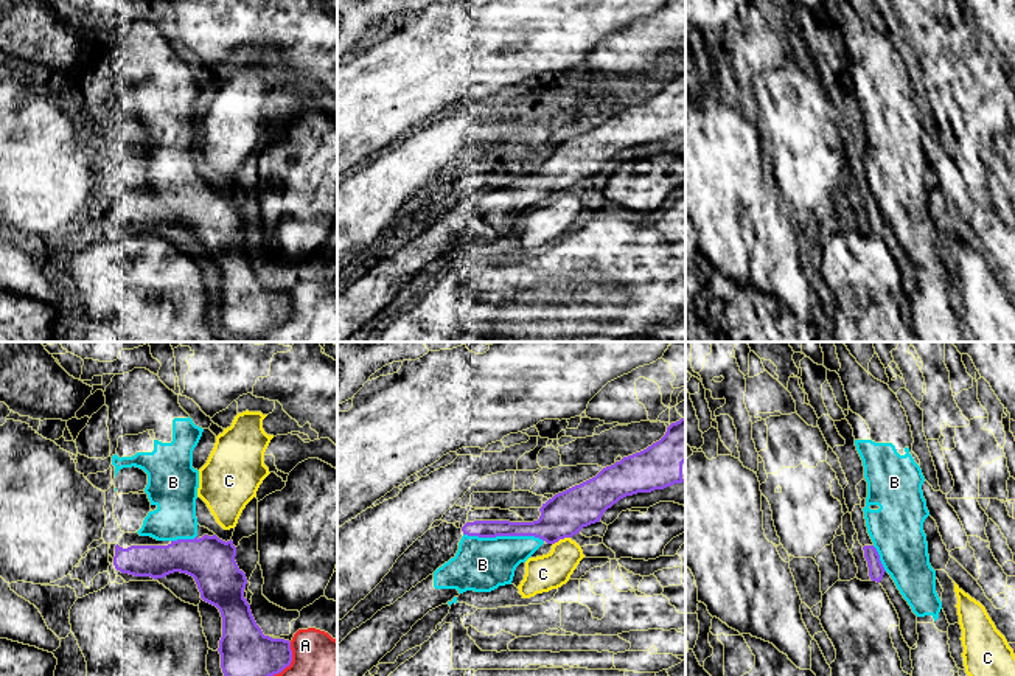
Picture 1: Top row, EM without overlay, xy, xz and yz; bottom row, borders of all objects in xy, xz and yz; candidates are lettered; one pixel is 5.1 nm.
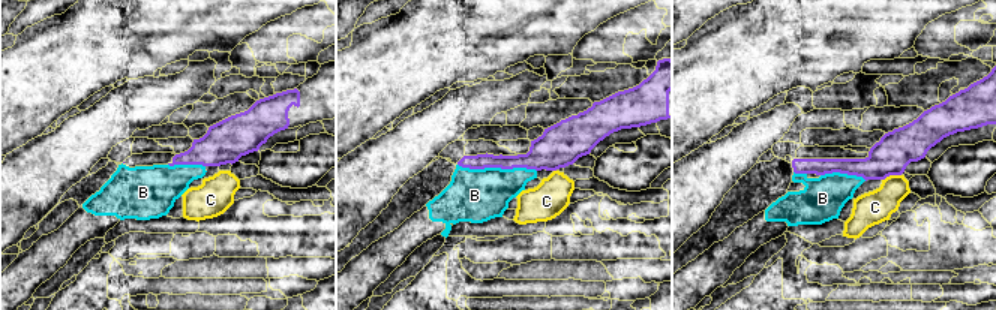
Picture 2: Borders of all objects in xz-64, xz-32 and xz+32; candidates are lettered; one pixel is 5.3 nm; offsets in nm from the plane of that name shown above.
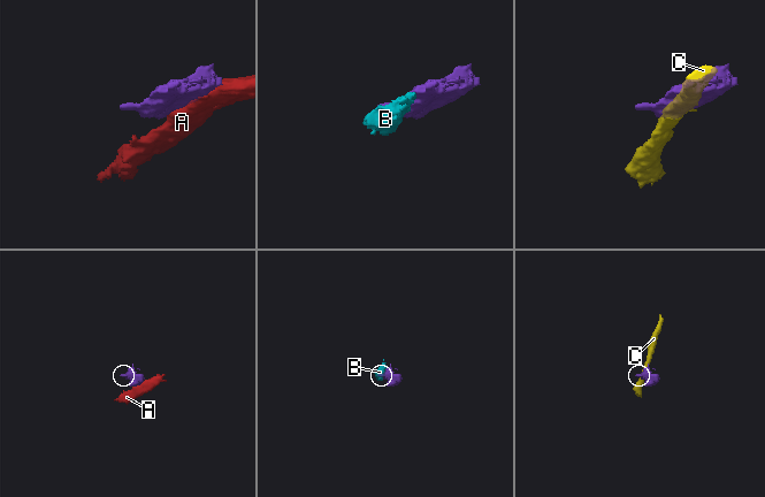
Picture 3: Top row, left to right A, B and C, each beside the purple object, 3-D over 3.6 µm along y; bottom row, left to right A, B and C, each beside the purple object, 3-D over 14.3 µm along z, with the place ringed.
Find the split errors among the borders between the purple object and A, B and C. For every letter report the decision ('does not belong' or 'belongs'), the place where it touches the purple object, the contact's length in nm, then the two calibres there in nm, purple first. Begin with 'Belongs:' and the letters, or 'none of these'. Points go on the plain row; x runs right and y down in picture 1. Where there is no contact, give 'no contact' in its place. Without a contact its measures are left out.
Belongs: B
A: does not belong; meets purple in xy at (285, 319); contact 280 nm long; 280 nm thick on the purple side, 460 nm on the other
B: belongs; meets purple in xz at (504, 187); contact 420 nm long; 160 nm thick on the purple side, 280 nm on the other
C: does not belong; meets purple in xz at (561, 190); contact 100 nm long; 220 nm thick on the purple side, 190 nm on the other

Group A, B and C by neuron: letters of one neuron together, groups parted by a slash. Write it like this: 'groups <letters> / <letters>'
groups A / B / C

